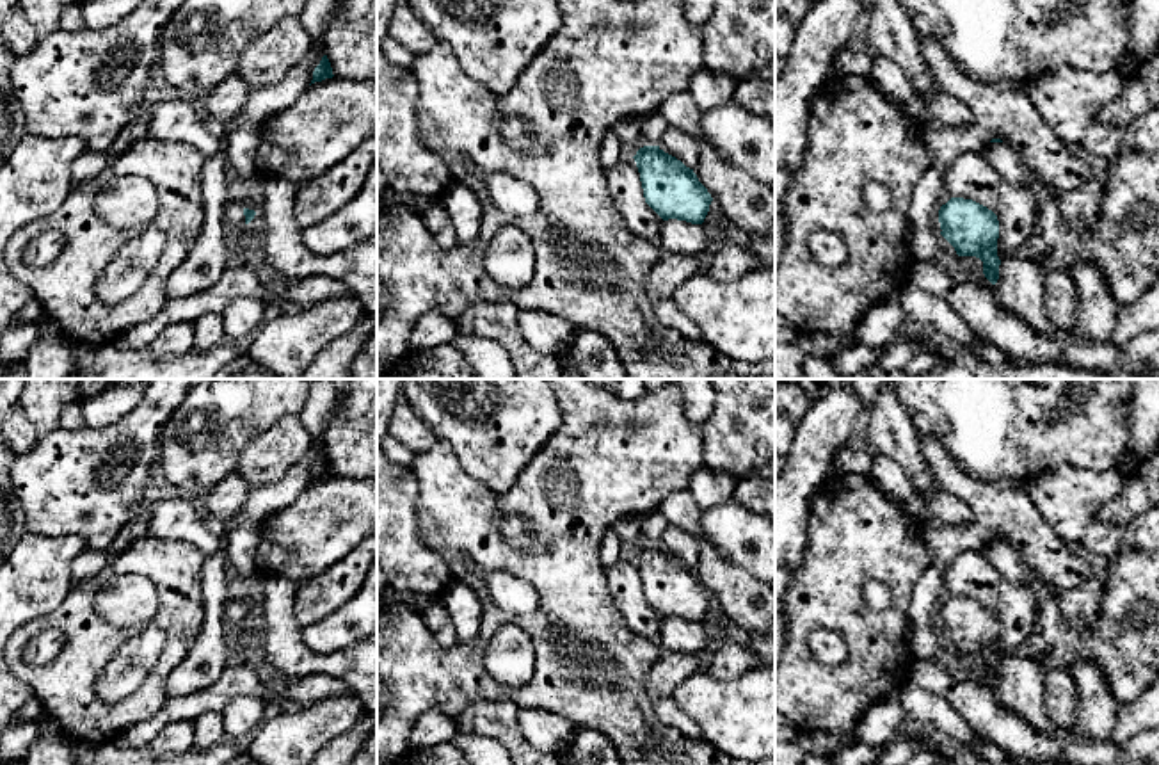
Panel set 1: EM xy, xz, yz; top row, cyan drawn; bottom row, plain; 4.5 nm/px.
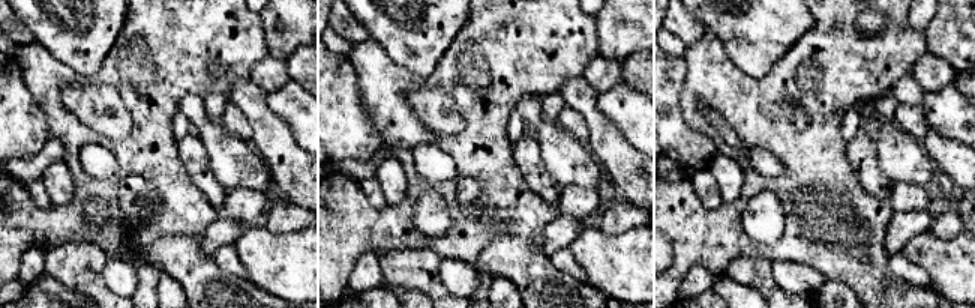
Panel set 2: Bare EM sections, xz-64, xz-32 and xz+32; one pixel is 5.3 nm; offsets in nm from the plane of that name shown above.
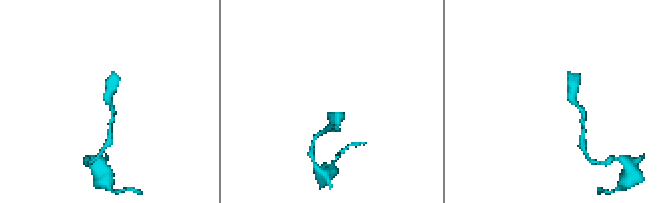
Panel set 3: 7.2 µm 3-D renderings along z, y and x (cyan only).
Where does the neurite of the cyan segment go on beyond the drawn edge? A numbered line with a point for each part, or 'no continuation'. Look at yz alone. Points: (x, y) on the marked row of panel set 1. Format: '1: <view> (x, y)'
no continuation

